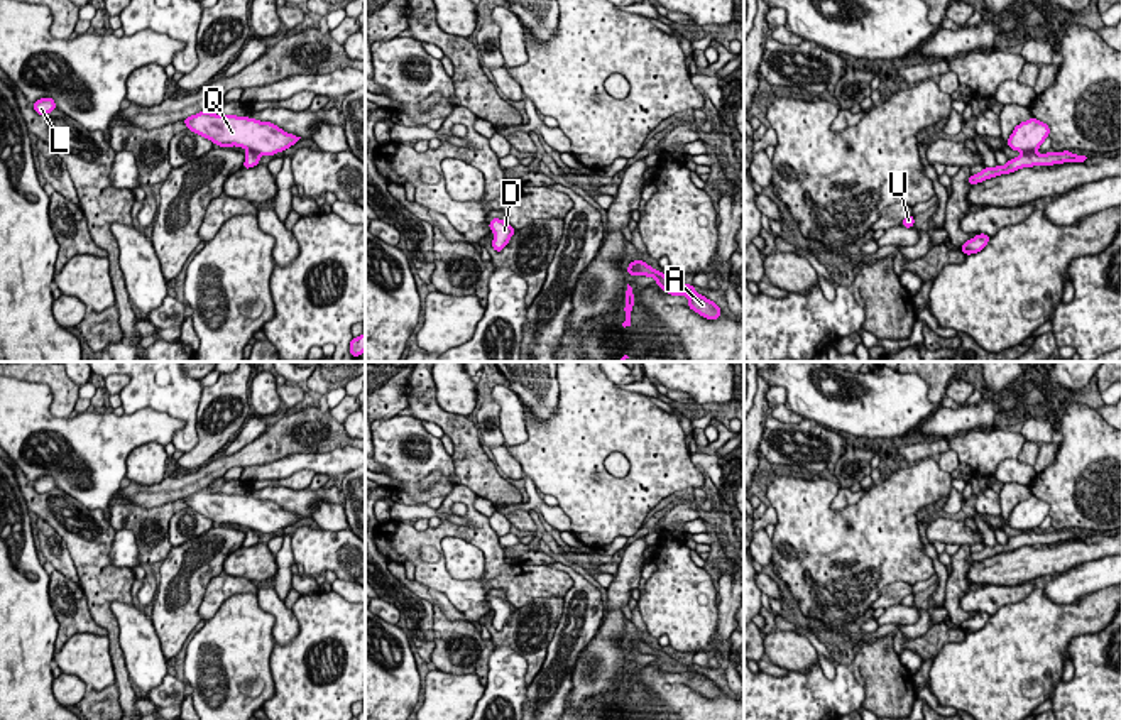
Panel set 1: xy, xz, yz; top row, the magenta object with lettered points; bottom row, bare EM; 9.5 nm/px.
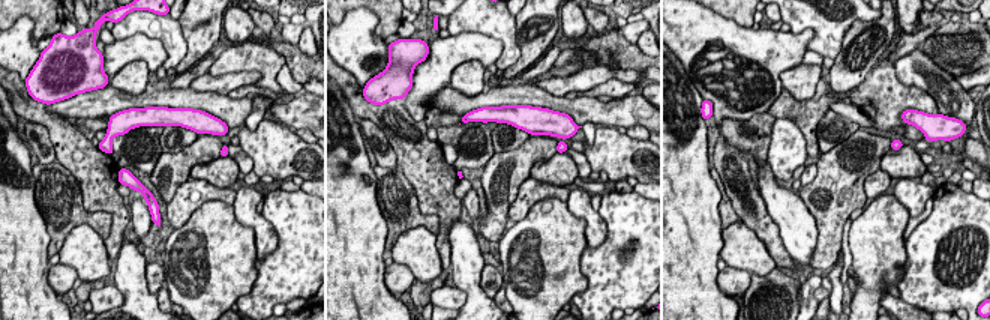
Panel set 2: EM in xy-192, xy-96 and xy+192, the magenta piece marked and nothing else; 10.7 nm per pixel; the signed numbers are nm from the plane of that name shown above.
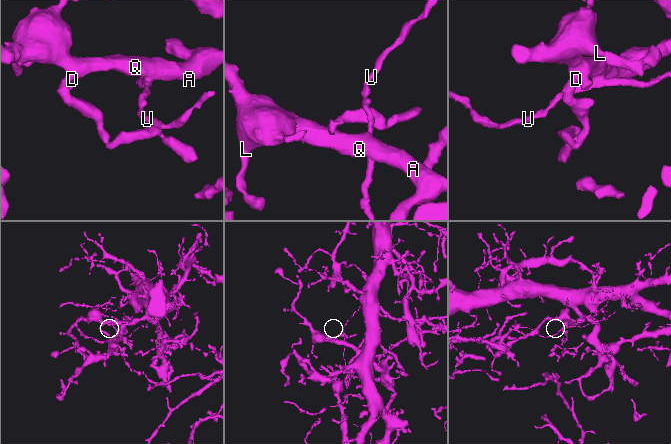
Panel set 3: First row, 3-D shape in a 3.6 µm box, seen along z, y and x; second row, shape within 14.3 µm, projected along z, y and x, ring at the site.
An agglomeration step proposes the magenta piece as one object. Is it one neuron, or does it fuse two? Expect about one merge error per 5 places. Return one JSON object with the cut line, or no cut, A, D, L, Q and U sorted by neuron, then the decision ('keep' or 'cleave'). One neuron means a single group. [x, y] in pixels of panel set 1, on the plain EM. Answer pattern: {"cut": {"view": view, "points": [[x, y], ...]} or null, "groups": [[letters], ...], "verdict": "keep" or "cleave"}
{"cut": {"view": "yz", "points": [[1033, 529], [1023, 533]]}, "groups": [["A", "D", "L", "Q"], ["U"]], "verdict": "cleave"}

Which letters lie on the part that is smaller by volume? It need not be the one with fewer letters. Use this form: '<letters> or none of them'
U

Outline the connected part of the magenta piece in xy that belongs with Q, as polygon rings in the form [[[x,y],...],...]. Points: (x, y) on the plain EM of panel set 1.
[[[200,490],[183,499],[188,509],[220,526],[242,526],[257,534],[274,534],[294,524],[301,515],[284,510],[271,500],[249,495]]]

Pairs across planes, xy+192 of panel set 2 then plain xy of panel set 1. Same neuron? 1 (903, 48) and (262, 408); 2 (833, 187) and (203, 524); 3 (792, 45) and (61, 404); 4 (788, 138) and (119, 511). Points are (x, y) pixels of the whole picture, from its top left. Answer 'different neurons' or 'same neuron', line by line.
1: different neurons
2: different neurons
3: different neurons
4: different neurons

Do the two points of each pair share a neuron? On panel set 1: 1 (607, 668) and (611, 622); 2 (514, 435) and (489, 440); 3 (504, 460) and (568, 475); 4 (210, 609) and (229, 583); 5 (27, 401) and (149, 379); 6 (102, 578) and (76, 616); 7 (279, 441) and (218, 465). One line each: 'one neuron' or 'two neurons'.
1: one neuron
2: two neurons
3: two neurons
4: one neuron
5: two neurons
6: two neurons
7: one neuron

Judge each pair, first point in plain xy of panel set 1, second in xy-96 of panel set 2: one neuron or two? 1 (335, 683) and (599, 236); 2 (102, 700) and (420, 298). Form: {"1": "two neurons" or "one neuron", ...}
{"1": "two neurons", "2": "one neuron"}

